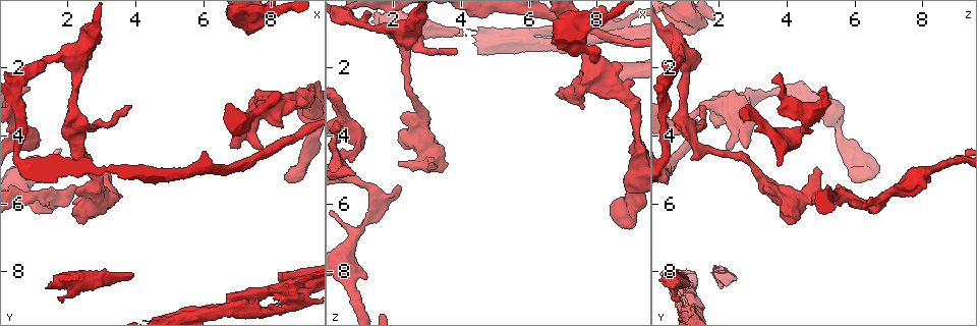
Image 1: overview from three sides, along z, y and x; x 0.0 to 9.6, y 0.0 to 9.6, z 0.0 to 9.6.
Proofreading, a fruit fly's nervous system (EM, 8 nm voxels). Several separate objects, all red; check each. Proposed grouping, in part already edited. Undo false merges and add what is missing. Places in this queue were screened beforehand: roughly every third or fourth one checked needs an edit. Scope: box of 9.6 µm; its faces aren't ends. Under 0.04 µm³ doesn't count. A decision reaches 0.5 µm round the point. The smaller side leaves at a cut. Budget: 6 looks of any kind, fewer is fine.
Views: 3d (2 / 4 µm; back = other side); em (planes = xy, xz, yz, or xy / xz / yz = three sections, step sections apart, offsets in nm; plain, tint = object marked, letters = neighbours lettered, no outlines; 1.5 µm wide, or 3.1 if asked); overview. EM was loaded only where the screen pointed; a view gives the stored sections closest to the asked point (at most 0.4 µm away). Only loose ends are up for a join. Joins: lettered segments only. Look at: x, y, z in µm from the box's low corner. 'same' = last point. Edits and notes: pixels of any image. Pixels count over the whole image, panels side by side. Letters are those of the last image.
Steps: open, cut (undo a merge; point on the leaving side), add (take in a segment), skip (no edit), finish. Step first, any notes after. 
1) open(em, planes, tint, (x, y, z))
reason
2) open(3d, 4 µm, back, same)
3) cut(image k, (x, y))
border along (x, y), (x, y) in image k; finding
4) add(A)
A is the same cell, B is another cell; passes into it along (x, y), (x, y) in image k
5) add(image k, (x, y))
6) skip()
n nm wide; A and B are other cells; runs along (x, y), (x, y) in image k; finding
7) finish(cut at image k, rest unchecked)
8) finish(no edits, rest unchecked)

open(em, planes, letters, (2.80, 5.15, 3.25))
sudden change in width

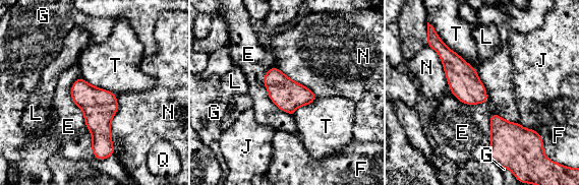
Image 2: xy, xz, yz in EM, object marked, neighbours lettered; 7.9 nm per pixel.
skip()
E touches over 500 nm; E, F, G, J, L, N, Q and T are other cells; all the same cell

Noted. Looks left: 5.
open(3d, 4 µm, (3.55, 5.70, 4.95))
thick end

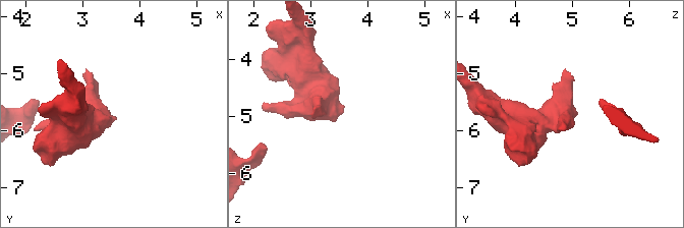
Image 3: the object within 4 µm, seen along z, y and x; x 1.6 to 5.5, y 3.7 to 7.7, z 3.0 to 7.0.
open(em, xz, step 8, tint, (3.45, 5.70, 4.95))
arms of 280, 500 nm

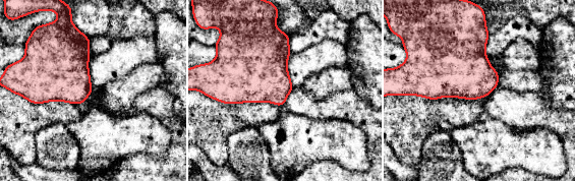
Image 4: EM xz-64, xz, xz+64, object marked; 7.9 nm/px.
open(em, xz, step 8, letters, same)

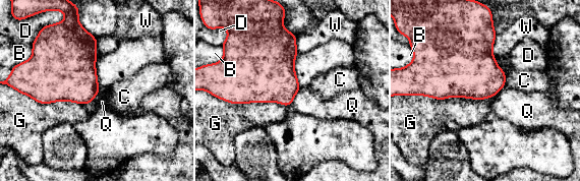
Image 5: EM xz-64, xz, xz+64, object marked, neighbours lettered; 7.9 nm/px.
skip()
B, C, D, G, Q and W are other cells; border along (297, 53), (294, 72), (300, 87) in image 5; no lettered segment goes on from it

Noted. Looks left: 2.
open(3d, 2 µm, back, (3.90, 3.05, 1.55))
branch stops here

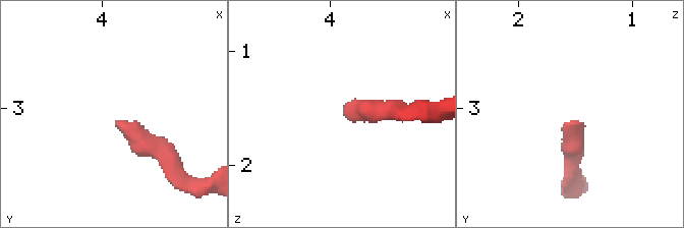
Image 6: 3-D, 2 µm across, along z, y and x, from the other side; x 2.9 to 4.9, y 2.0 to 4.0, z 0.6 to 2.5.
open(em, planes, letters, (3.86, 3.10, 1.50))
now the EM

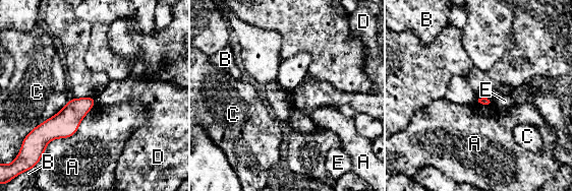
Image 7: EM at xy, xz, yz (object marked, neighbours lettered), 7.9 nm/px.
skip()
A, B, C, D and E are other cells; border along (94, 99), (96, 102) in image 7; none of them fits

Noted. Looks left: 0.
finish(no edits, rest unchecked)

